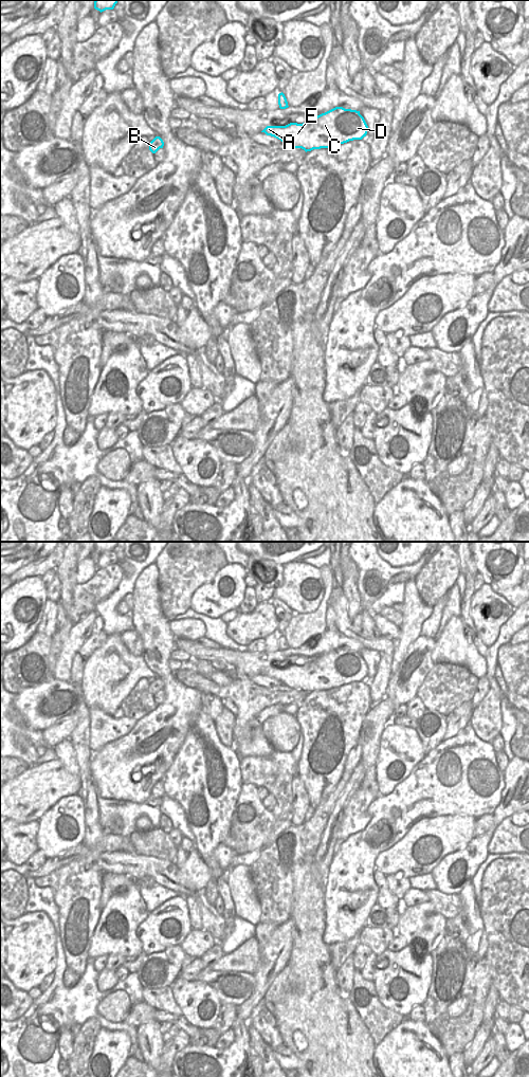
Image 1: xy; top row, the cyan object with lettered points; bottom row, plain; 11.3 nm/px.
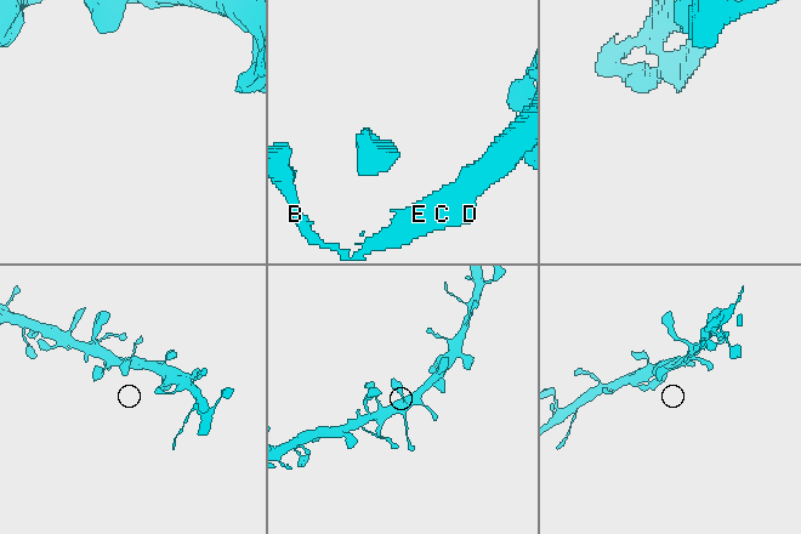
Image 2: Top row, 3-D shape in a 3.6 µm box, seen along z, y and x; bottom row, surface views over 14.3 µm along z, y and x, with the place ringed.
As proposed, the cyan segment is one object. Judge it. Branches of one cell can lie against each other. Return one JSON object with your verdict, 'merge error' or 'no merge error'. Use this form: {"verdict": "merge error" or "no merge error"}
{"verdict": "no merge error"}

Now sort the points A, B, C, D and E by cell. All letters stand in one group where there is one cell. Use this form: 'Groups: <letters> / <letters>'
Groups: A B C D E

